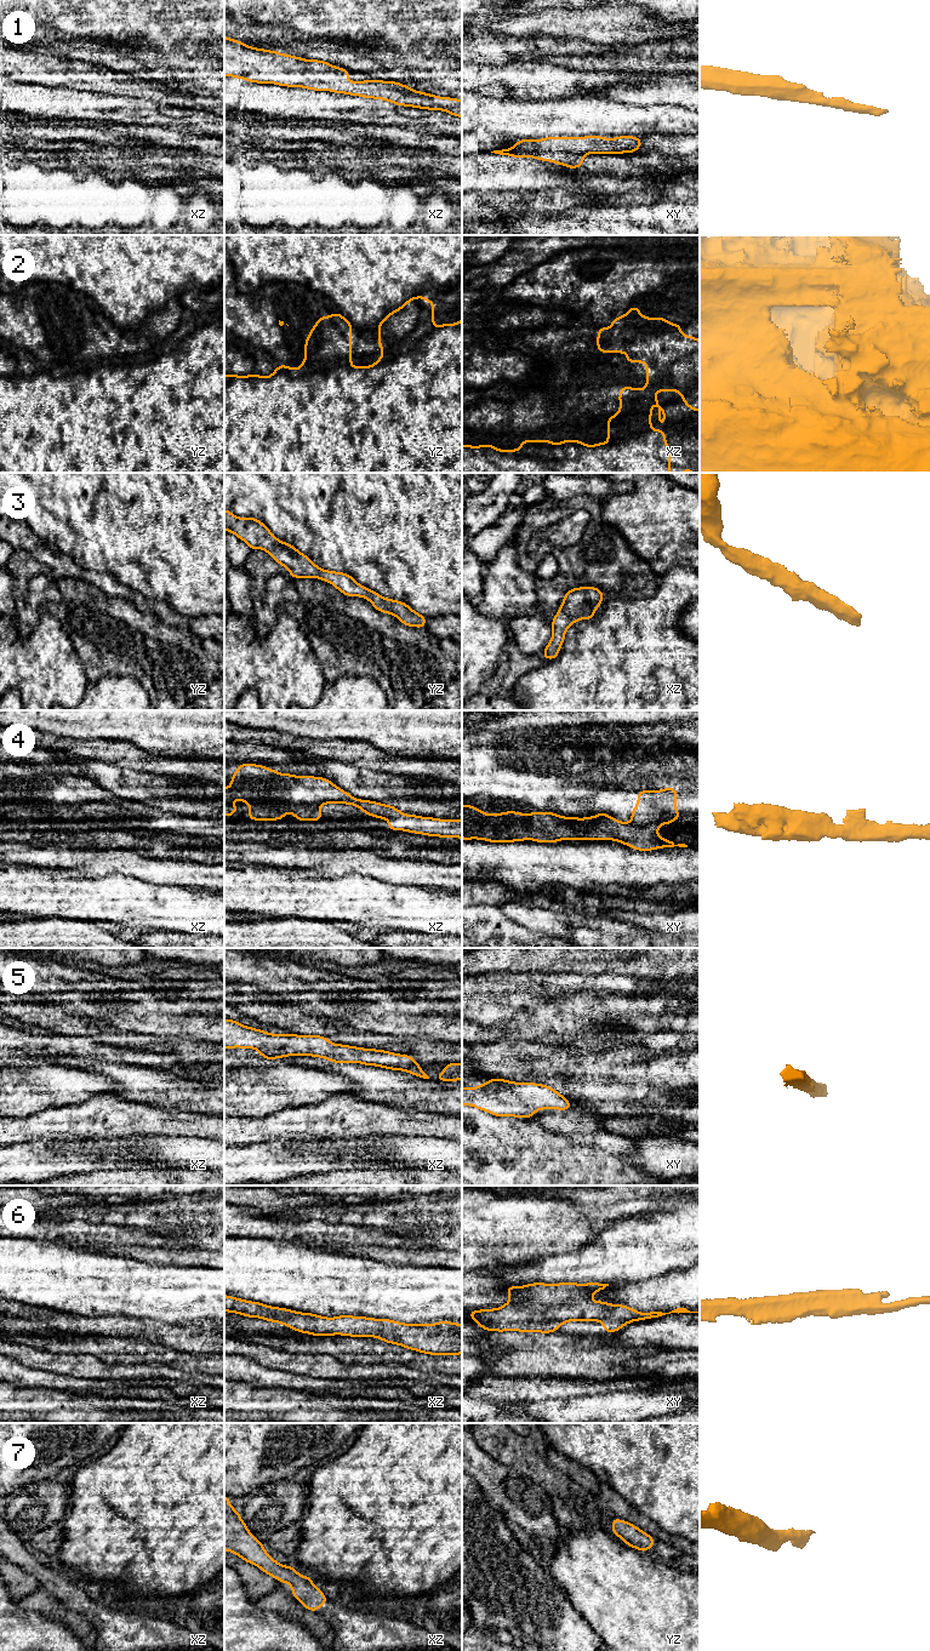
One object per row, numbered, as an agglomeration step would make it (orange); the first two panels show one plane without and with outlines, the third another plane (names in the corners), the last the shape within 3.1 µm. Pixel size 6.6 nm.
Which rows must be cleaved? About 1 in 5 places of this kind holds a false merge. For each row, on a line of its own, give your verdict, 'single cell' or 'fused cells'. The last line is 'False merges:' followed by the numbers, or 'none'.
1: single cell
2: fused cells
3: single cell
4: single cell
5: single cell
6: single cell
7: single cell
False merges: 2

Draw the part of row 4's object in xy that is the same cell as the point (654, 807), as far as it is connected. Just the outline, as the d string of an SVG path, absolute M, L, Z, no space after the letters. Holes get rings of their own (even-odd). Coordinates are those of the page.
M667 787L662 790L639 790L637 806L631 811L633 817L629 823L609 817L601 810L600 815L592 817L564 817L554 812L520 813L507 811L502 813L486 815L481 810L462 802L462 839L486 840L490 842L513 842L534 840L537 842L557 842L560 840L615 840L623 845L631 845L637 851L651 851L663 847L687 847L685 844L675 845L657 834L660 826L671 824L680 819L677 811L677 788Z

